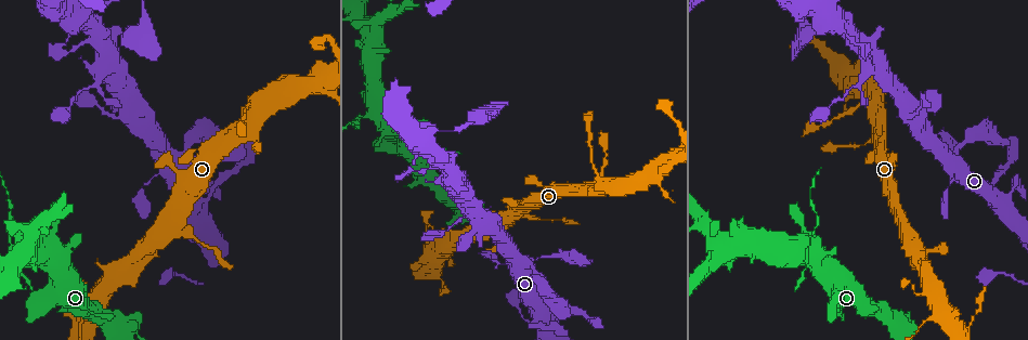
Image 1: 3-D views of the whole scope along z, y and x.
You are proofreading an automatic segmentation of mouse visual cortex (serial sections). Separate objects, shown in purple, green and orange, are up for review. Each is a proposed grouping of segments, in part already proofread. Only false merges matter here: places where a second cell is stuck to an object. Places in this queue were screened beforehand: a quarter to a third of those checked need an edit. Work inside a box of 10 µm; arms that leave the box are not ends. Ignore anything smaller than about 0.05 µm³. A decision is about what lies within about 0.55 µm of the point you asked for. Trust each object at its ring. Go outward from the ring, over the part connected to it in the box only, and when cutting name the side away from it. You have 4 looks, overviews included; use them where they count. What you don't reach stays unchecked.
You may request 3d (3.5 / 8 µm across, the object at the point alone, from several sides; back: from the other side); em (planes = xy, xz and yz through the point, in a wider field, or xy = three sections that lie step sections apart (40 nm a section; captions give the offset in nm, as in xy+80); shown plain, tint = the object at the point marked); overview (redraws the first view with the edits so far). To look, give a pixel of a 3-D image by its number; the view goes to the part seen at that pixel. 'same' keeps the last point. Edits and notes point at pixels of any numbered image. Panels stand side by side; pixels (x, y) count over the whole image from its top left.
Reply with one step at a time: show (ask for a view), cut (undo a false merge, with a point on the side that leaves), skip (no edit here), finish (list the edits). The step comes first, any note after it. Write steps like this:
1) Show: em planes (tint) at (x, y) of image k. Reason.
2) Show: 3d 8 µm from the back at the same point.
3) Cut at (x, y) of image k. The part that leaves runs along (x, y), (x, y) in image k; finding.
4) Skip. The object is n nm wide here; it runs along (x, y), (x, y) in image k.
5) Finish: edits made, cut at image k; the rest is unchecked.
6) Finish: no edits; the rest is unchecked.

Show: 3d 3.5 µm at (261, 109) of image 1. Thick turns thin.

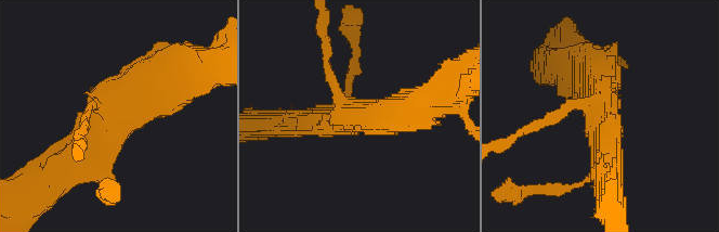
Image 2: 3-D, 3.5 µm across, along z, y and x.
Show: em xy step 3 (tint) at (605, 115) of image 2. 3 arms meet here; the arms are 150, 350, 500 nm wide.

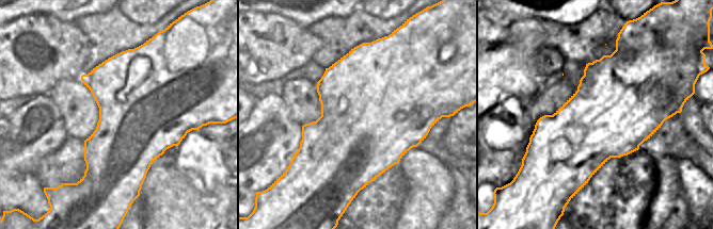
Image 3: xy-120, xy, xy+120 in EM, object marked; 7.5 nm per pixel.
Skip. It runs along (63, 169), (153, 79), (173, 73) in image 2; all the same cell.

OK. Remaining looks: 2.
Show: 3d 3.5 µm at (374, 111) of image 1. Three arms meet.

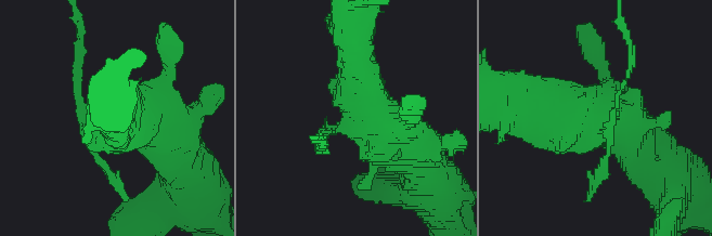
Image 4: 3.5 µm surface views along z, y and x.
Show: em xy step 1 (tint) at (353, 124) of image 4. Need the tissue.

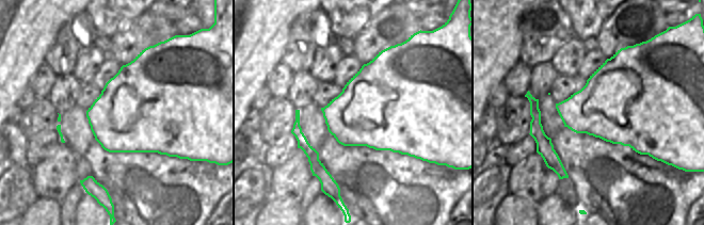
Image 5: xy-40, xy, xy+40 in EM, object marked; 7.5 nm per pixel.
Cut at (77, 66) of image 4. A second cell is stuck on.

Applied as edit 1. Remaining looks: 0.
Finish: edits made, cut at image 4; the rest is unchecked.

